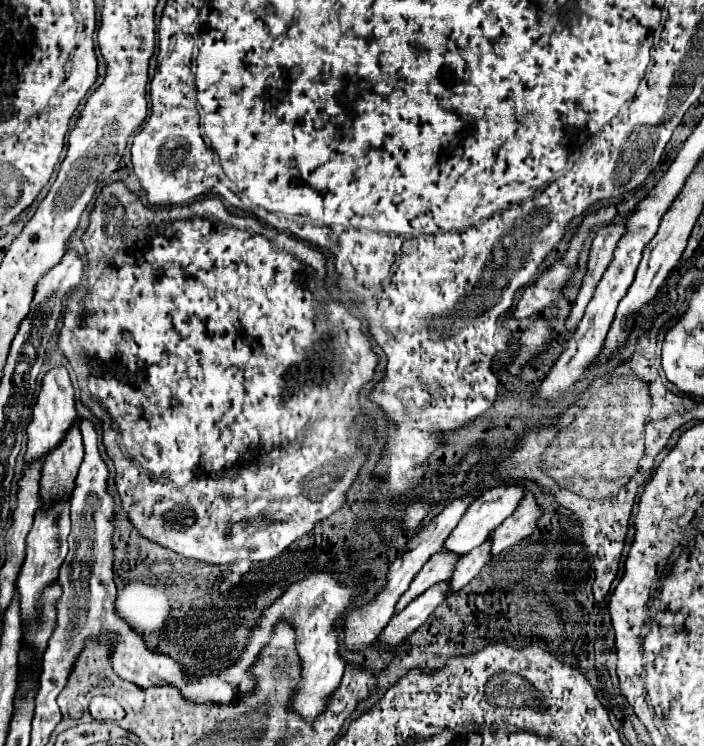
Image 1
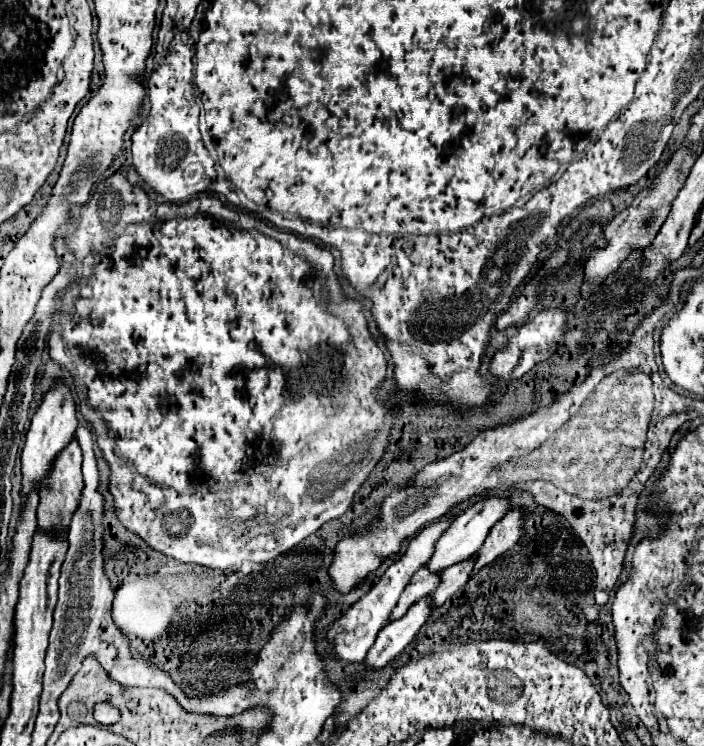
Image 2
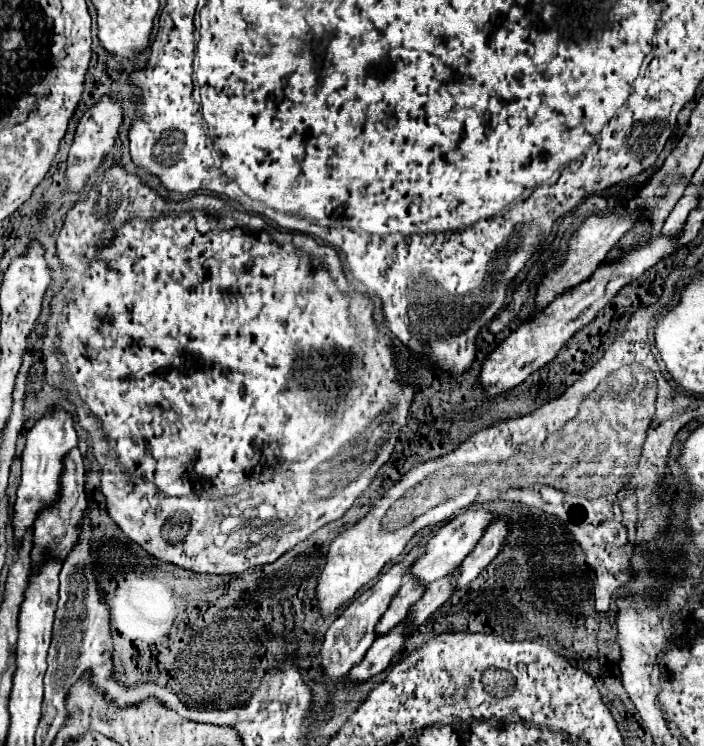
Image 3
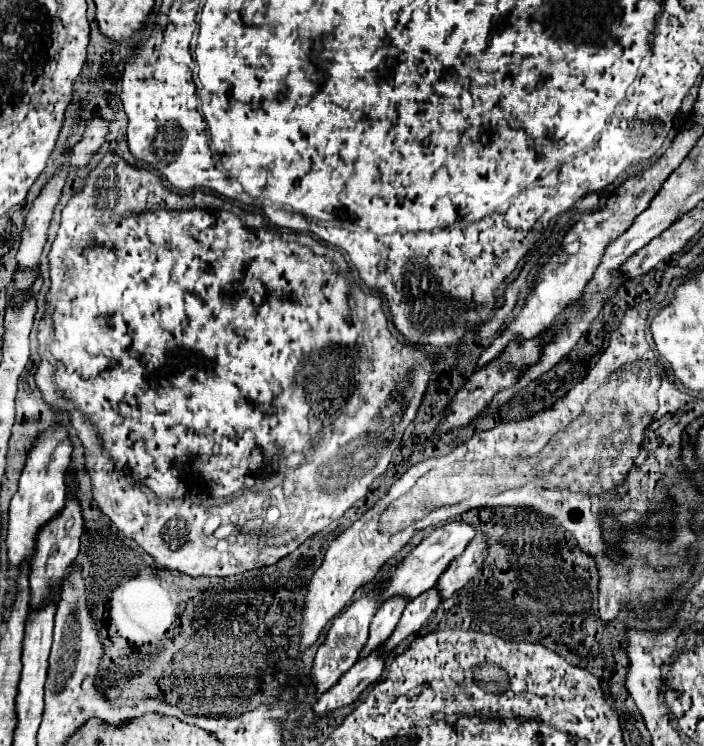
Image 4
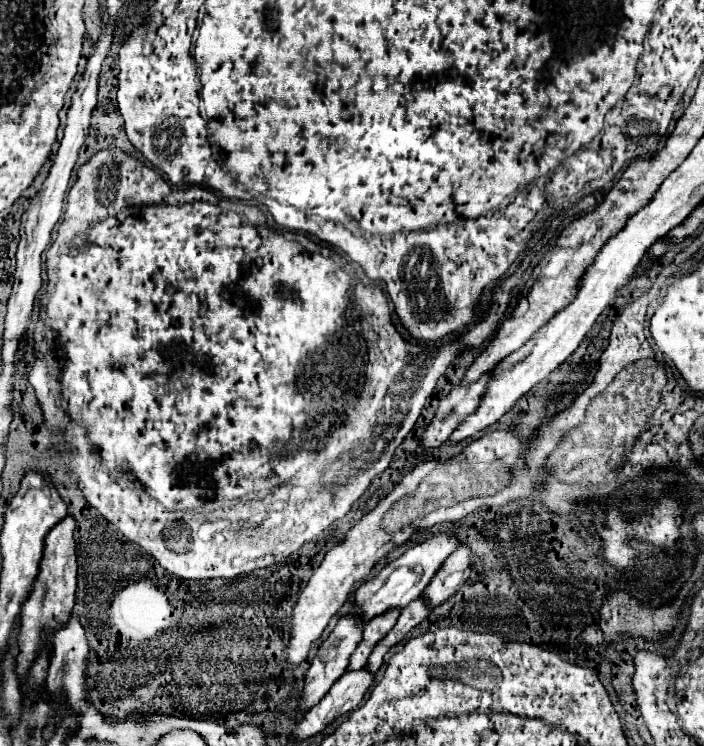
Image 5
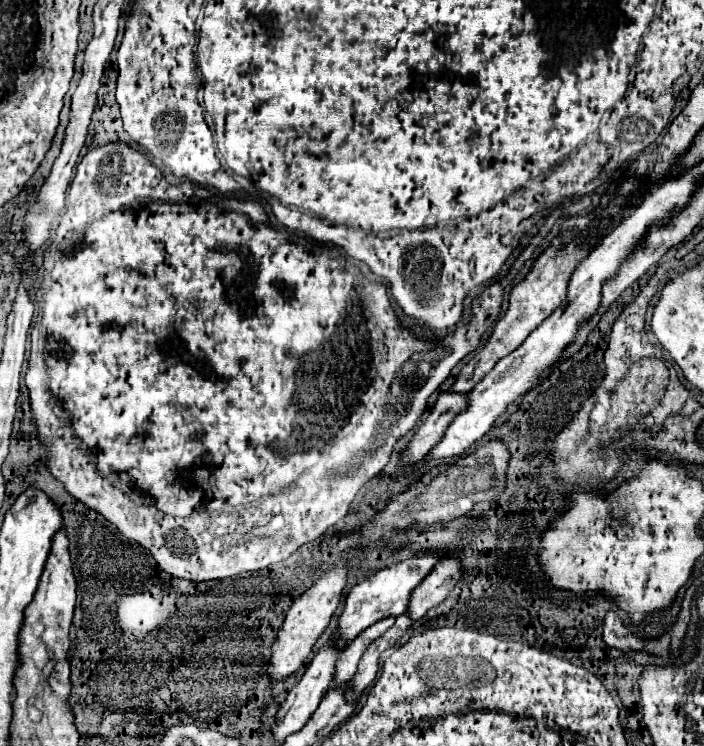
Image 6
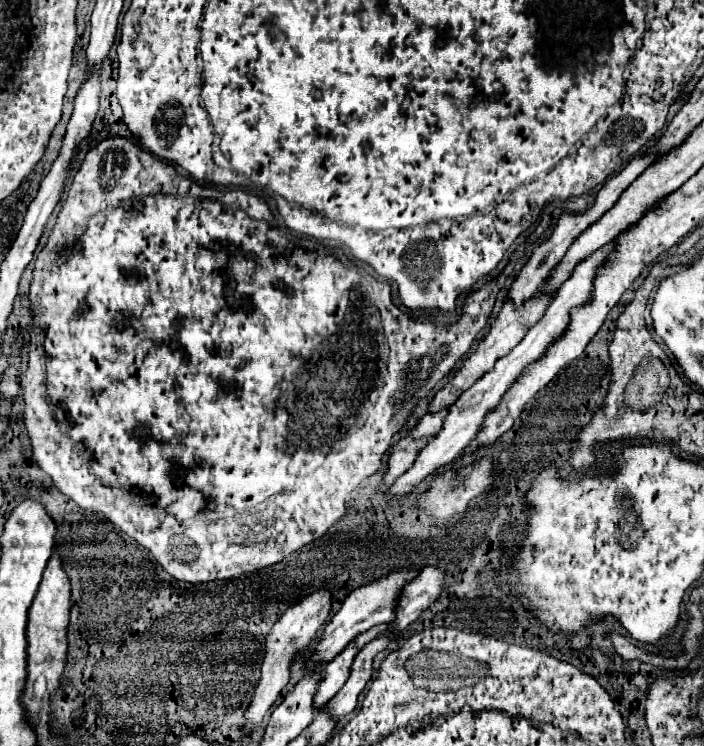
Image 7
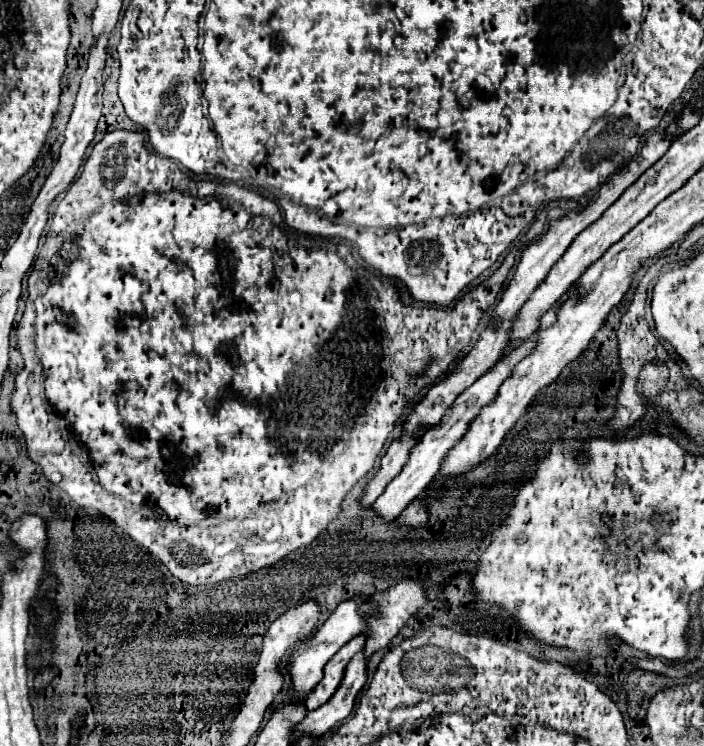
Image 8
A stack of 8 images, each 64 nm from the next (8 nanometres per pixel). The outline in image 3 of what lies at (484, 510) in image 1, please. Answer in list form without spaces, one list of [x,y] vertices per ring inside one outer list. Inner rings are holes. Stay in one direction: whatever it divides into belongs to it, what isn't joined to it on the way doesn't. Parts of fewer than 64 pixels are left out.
[[[466,510],[460,516],[448,520],[440,528],[436,528],[436,532],[426,542],[424,554],[420,558],[416,558],[414,564],[410,566],[408,576],[420,580],[424,586],[428,586],[430,582],[434,582],[442,576],[448,576],[452,572],[452,568],[456,568],[456,564],[460,564],[460,560],[464,560],[464,556],[468,556],[468,552],[472,552],[472,544],[476,544],[476,540],[480,540],[480,534],[484,534],[484,528],[490,524],[490,520],[492,520],[490,512]]]

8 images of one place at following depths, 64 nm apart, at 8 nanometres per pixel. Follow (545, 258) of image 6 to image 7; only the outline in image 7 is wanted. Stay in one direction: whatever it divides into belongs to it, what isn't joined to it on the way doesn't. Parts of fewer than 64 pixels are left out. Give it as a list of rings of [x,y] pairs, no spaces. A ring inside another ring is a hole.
[[[534,296],[534,298],[530,298],[530,300],[528,300],[524,306],[520,306],[520,308],[512,308],[512,306],[506,302],[506,304],[502,306],[502,310],[498,312],[496,320],[492,322],[488,334],[478,342],[478,348],[462,362],[462,366],[458,368],[458,372],[454,374],[454,378],[452,378],[442,390],[438,390],[438,392],[434,394],[434,398],[430,400],[430,404],[428,404],[426,410],[428,410],[430,414],[434,414],[434,412],[440,412],[440,410],[452,406],[464,390],[468,390],[476,380],[480,380],[480,376],[484,376],[484,374],[496,364],[498,358],[506,356],[506,354],[524,338],[524,332],[526,332],[532,324],[536,324],[536,320],[540,320],[540,314],[544,314],[544,308],[548,308],[548,302],[544,300],[544,296]]]

